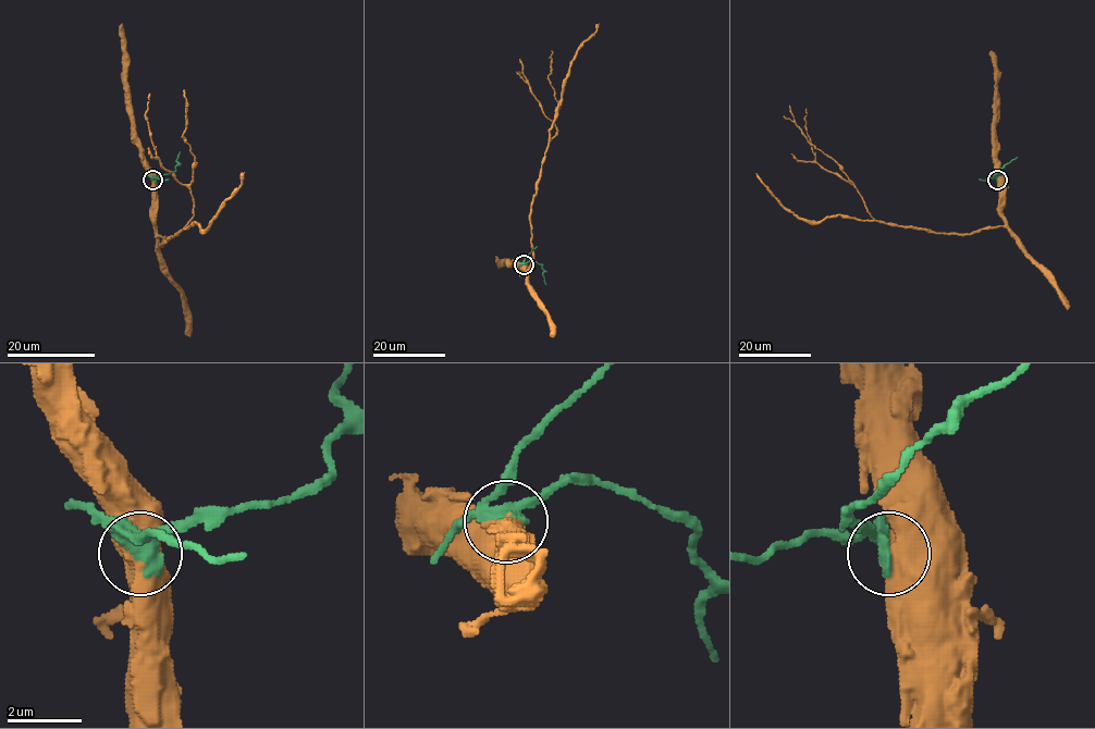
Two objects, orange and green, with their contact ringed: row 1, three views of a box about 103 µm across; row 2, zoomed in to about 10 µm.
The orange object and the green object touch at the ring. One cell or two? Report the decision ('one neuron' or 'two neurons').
two neurons

